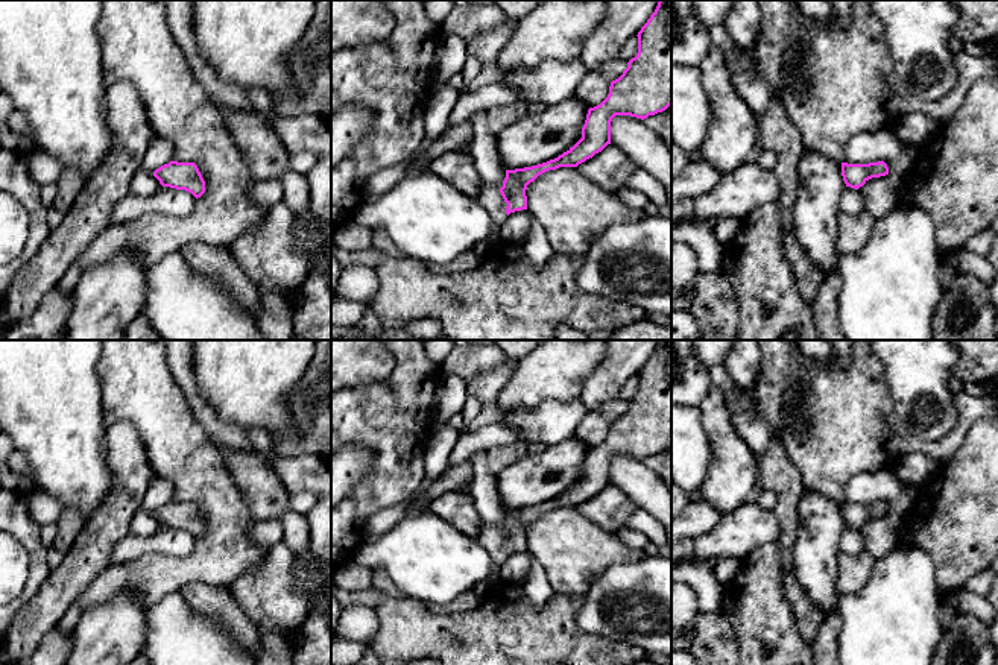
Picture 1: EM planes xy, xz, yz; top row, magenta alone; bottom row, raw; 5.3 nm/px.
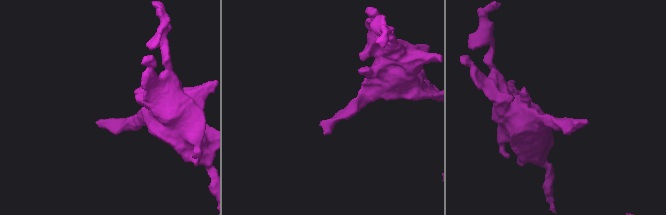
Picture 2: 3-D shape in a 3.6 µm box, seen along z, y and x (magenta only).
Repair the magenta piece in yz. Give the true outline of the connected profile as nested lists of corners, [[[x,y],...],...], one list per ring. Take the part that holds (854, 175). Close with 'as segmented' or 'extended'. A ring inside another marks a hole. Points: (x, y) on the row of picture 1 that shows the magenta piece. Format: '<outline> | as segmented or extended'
[[[884,161],[869,164],[842,162],[842,176],[846,187],[858,190],[869,179],[889,175],[889,167]]] | as segmented

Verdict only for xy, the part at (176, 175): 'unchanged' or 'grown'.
unchanged

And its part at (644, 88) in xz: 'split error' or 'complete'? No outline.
split error

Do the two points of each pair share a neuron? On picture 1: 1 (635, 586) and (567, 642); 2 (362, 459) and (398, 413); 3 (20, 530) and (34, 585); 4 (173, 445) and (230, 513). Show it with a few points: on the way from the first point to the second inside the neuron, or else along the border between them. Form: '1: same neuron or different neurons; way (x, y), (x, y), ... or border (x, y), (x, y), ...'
1: different neurons; border (582, 595), (576, 624), (590, 633), (615, 641)
2: different neurons; border (347, 444), (375, 453), (374, 465), (357, 482)
3: same neuron; way (32, 544), (35, 548), (35, 571)
4: same neuron; way (187, 462), (217, 497)

